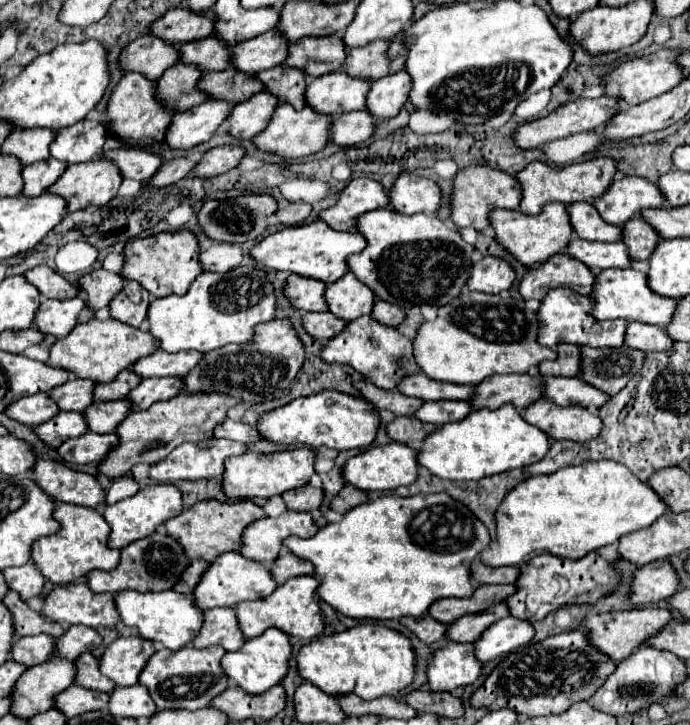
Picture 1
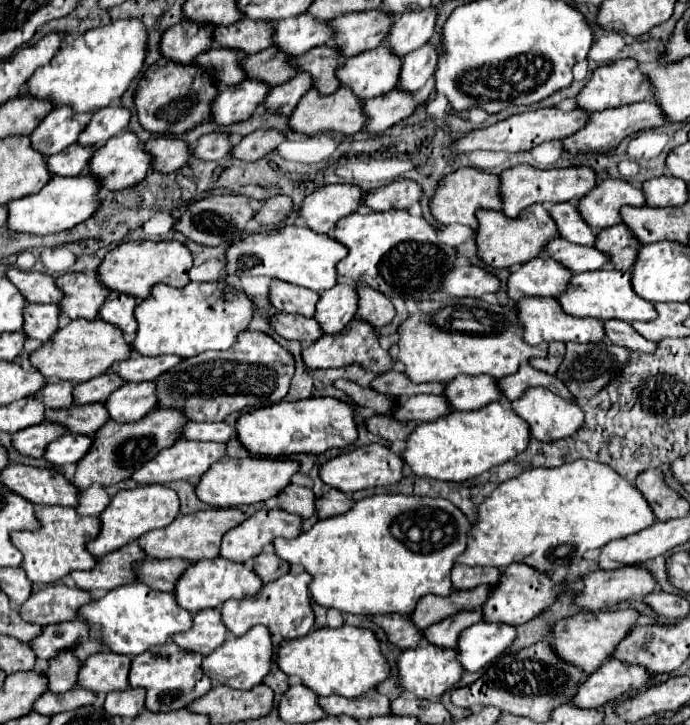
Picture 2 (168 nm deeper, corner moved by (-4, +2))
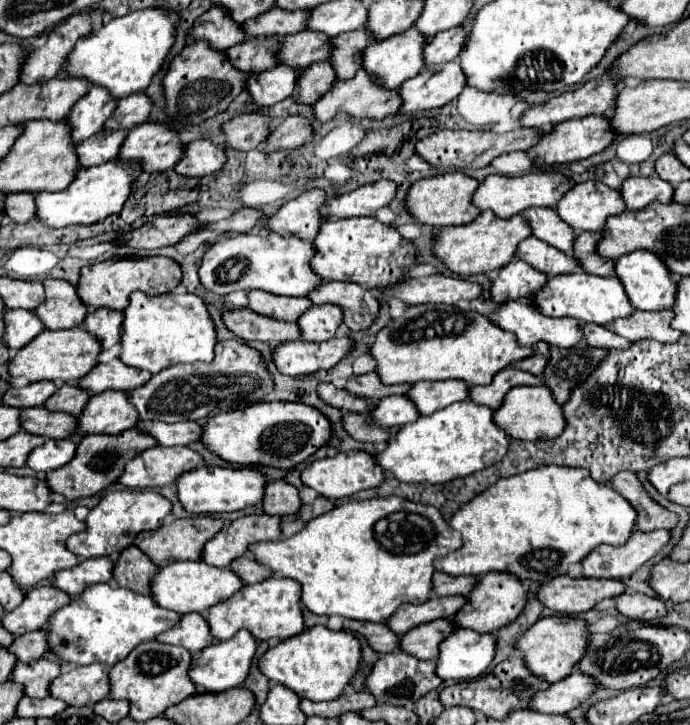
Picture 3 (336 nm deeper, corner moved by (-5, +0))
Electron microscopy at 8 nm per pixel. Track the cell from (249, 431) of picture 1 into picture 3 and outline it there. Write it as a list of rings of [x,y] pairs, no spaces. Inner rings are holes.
[[[180,421],[180,423],[138,423],[138,429],[148,431],[158,445],[190,445],[200,441],[202,427],[196,421]]]

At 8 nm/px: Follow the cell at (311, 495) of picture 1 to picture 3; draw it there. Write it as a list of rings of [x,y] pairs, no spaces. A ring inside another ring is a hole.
[[[270,481],[264,491],[264,511],[268,515],[298,515],[302,501],[298,489],[286,481]]]

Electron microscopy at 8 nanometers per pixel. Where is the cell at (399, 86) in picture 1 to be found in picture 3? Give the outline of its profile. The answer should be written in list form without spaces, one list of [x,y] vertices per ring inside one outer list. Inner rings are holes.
[[[452,27],[448,31],[436,33],[424,45],[422,51],[424,65],[432,67],[432,65],[444,65],[448,61],[456,61],[458,53],[464,47],[464,39],[466,39],[466,31],[462,27]]]

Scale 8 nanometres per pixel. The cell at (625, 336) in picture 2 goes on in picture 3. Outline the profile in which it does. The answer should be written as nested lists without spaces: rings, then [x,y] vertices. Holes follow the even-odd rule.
[[[580,323],[584,331],[584,341],[592,347],[602,347],[602,349],[626,349],[632,347],[628,339],[622,335],[616,335],[610,331],[606,325],[596,325],[596,323]]]

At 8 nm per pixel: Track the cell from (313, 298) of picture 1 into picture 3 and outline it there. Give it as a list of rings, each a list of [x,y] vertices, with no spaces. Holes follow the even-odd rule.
[[[250,291],[248,307],[266,317],[276,317],[282,321],[298,321],[300,315],[308,307],[312,307],[312,301],[306,297],[284,297],[266,291]]]

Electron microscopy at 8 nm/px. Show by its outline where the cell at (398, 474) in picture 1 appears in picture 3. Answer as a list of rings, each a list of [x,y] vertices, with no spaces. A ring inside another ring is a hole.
[[[358,449],[358,451],[338,453],[334,457],[326,457],[326,459],[318,459],[314,463],[310,463],[302,471],[302,481],[304,481],[304,485],[316,489],[320,495],[324,495],[328,499],[342,499],[342,497],[350,497],[362,489],[380,487],[384,483],[384,469],[376,463],[374,455]]]

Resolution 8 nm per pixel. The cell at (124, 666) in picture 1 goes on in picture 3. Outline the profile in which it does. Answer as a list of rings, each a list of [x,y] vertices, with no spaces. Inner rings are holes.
[[[92,663],[76,667],[60,677],[50,687],[52,697],[60,697],[68,705],[94,707],[98,701],[110,695],[110,679],[108,665]]]

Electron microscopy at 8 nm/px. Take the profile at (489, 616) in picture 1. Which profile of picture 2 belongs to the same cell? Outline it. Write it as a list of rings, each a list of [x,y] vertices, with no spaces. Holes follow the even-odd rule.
[[[463,611],[463,613],[455,613],[455,617],[447,617],[427,629],[423,629],[423,637],[425,641],[429,641],[431,645],[439,645],[443,649],[453,649],[457,645],[457,639],[461,635],[463,629],[467,629],[473,623],[483,621],[481,611]]]

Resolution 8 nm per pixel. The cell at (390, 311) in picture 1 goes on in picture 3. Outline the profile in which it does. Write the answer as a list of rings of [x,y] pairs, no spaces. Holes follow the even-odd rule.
[[[326,281],[320,289],[308,293],[314,305],[336,303],[344,311],[344,323],[350,331],[366,331],[380,313],[380,303],[372,297],[366,287],[356,283]]]

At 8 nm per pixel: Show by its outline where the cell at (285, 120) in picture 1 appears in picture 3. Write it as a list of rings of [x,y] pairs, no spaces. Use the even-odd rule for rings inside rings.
[[[358,71],[354,79],[348,81],[336,81],[328,93],[324,93],[314,103],[314,119],[320,123],[326,123],[334,119],[338,113],[348,113],[354,119],[370,119],[370,121],[382,121],[388,115],[394,115],[400,107],[400,99],[396,91],[384,91],[382,87],[376,87],[372,79],[368,79],[366,71]]]

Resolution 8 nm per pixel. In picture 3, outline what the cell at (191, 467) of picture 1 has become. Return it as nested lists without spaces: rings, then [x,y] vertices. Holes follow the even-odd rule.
[[[152,447],[136,455],[118,481],[130,489],[152,489],[172,485],[180,475],[202,465],[204,457],[190,447]]]

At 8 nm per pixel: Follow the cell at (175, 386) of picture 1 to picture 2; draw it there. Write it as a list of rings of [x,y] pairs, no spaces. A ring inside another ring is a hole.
[[[145,381],[121,385],[107,397],[105,407],[109,411],[109,419],[117,423],[133,423],[145,417],[155,407],[155,403],[155,383]]]

